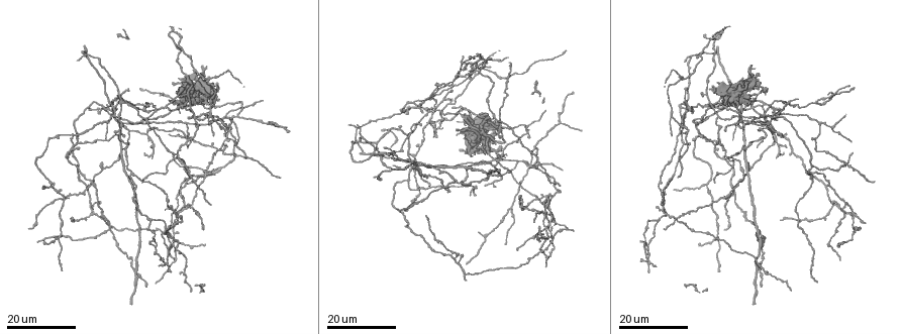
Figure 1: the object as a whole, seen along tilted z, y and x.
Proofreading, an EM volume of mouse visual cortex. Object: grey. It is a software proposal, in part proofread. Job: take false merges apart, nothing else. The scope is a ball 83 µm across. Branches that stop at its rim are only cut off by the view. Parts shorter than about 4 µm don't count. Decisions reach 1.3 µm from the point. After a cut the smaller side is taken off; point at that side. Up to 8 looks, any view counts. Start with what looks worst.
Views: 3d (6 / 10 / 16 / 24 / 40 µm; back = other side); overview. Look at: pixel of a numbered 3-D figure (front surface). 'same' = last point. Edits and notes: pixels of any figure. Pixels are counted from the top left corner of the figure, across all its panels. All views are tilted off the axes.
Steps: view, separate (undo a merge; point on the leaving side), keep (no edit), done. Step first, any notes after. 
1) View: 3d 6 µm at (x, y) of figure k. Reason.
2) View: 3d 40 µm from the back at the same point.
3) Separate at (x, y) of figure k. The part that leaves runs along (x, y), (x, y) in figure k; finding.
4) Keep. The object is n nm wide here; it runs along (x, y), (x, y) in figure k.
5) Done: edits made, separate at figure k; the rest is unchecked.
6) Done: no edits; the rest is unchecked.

View: 3d 16 µm at (214, 175) of figure 1. Four-way junction.

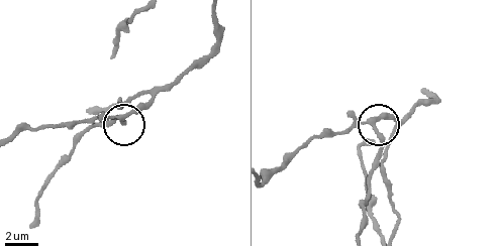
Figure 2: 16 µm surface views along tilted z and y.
View: 3d 10 µm at (372, 121) of figure 2.

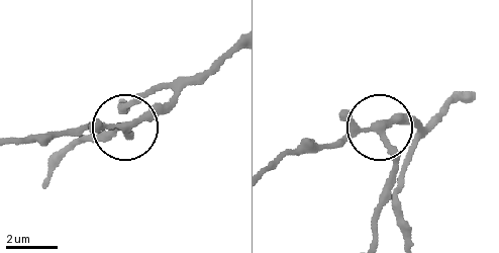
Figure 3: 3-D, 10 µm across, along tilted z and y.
Keep. 4 arms meet here; it runs along (453, 95), (427, 123), (384, 127), (393, 181) in figure 3; one cell here.

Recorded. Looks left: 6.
View: 3d 24 µm at (819, 122) of figure 1. Four arms meet.

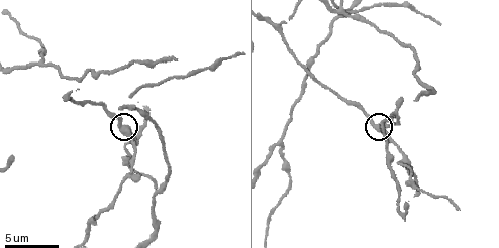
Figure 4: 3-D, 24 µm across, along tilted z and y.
View: 3d 6 µm at (126, 127) of figure 4.

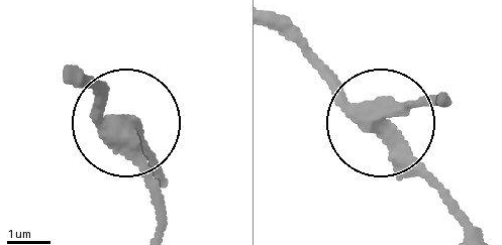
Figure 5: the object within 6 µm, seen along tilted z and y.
View: 3d 6 µm from the back at (383, 130) of figure 5.

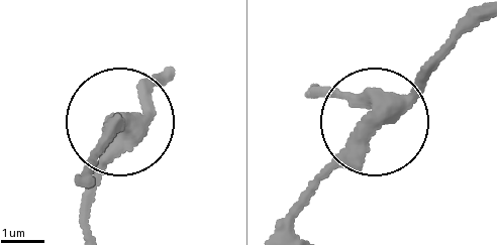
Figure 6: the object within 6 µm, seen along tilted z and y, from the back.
Keep. 4 arms meet here; all the same cell.

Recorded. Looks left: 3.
View: 3d 24 µm at (145, 135) of figure 1. Arms part here.

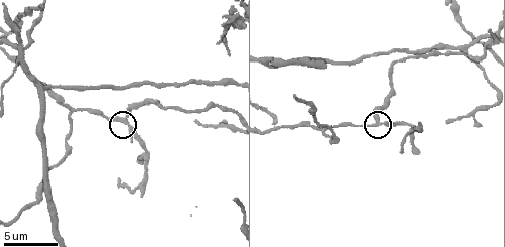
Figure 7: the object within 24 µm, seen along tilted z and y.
View: 3d 10 µm at (127, 119) of figure 7. Zoom in.

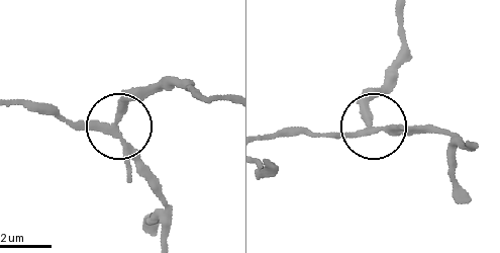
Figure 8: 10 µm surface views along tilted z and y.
View: 3d 6 µm at (374, 127) of figure 8. Zoom in.

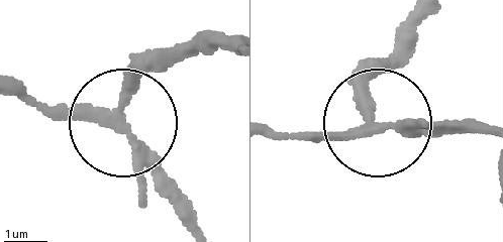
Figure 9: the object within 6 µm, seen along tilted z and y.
Keep. The object is 210 nm wide here; it runs along (269, 133), (460, 122) in figure 9; one cell here.

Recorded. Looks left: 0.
Done: no edits; the rest is unchecked.

